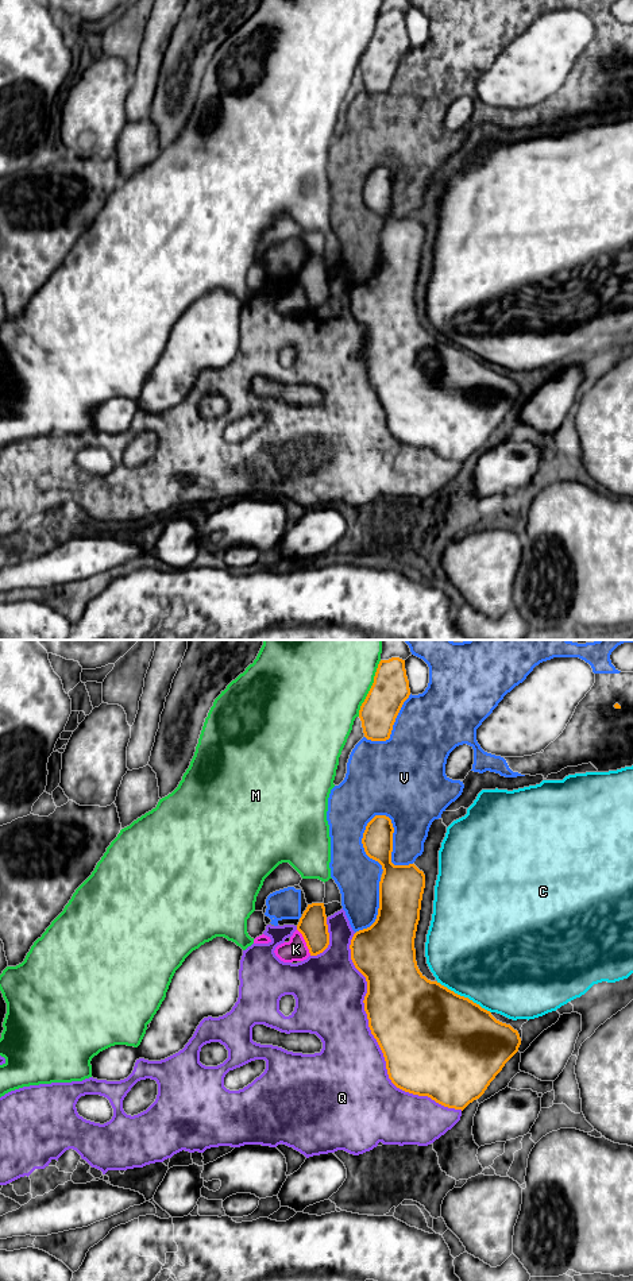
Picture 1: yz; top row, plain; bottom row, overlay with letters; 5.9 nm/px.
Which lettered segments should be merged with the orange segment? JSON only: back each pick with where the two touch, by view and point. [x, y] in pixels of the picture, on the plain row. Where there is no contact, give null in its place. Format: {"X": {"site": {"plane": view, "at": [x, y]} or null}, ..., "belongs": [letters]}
{"belongs": []}

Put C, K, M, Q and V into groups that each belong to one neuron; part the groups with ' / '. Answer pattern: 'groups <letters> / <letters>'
groups C / K M / Q / V

